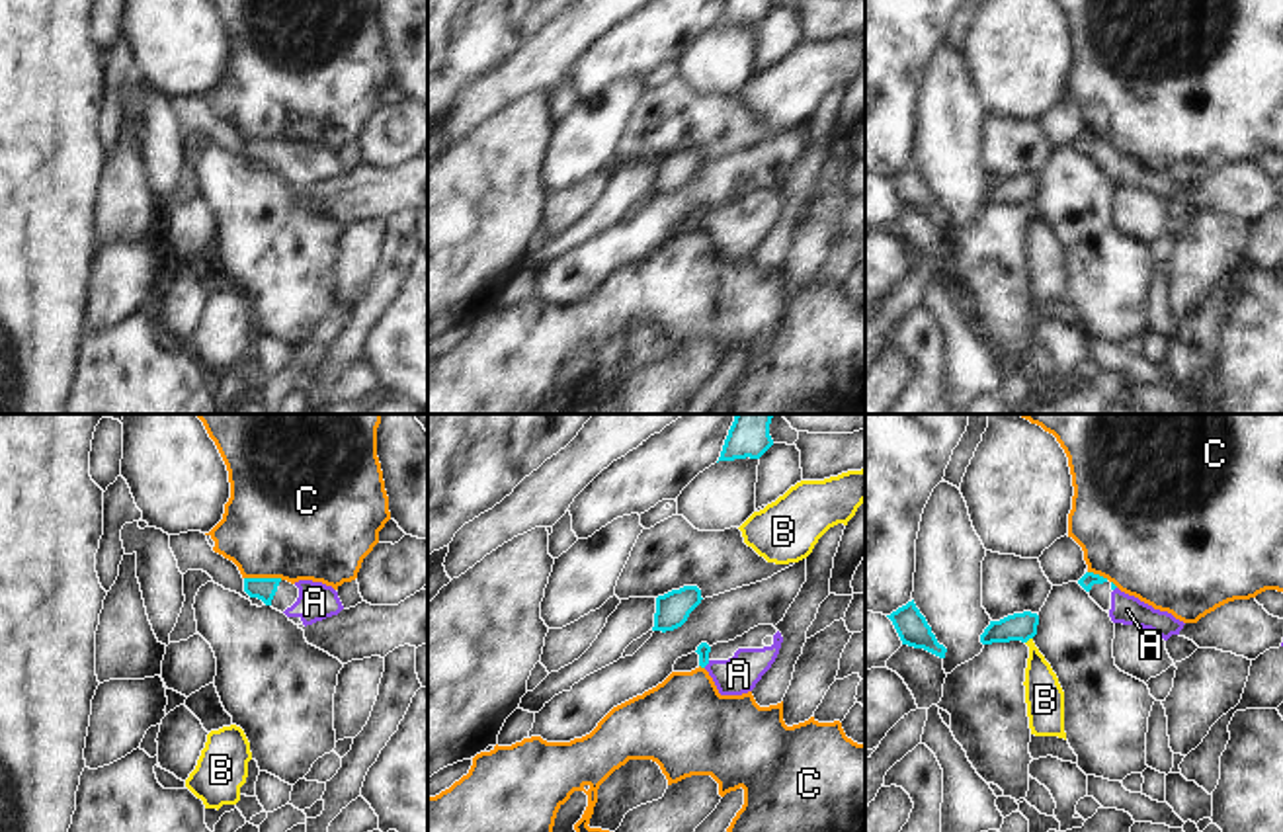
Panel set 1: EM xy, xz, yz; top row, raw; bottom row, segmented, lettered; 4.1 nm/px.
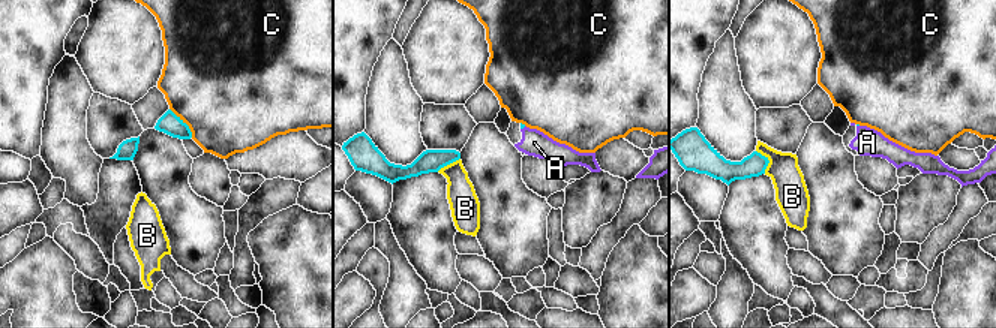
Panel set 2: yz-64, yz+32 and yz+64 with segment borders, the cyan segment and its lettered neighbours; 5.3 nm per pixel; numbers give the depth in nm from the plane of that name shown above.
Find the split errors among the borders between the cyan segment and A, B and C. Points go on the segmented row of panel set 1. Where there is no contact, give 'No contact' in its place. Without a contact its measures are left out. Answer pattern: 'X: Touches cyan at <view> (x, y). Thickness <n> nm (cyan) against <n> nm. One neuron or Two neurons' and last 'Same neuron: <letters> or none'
A: Touches cyan at xz (705, 665). Thickness 60 nm (cyan) against 160 nm. One neuron
B: Touches cyan at yz (1028, 639). Thickness 110 nm (cyan) against 160 nm. Two neurons
C: Touches cyan at xy (264, 579). Thickness 100 nm (cyan) against 460 nm. Two neurons
Same neuron: A.

